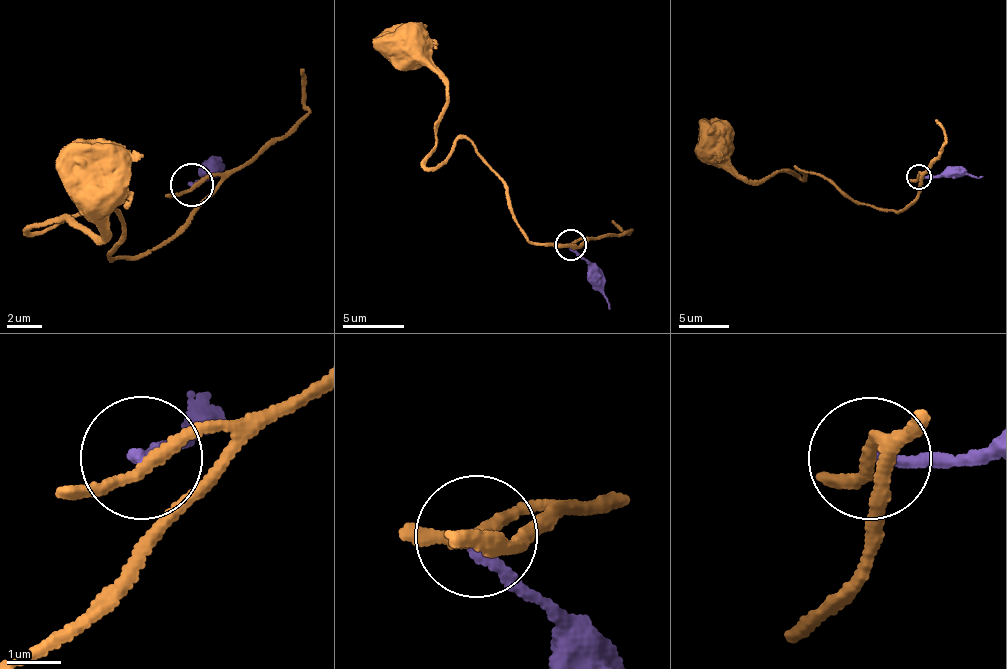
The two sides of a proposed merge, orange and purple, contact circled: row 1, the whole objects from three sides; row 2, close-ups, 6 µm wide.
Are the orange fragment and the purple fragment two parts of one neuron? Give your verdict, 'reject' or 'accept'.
reject

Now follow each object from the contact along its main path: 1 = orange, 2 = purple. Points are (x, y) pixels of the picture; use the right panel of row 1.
1: (918, 177), (909, 205), (884, 208), (858, 204), (796, 168), (802, 178), (788, 170), (746, 181), (715, 141)
2: (918, 177), (983, 176)

